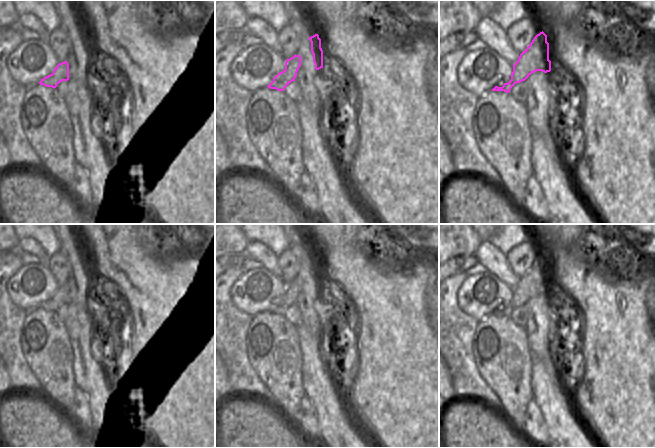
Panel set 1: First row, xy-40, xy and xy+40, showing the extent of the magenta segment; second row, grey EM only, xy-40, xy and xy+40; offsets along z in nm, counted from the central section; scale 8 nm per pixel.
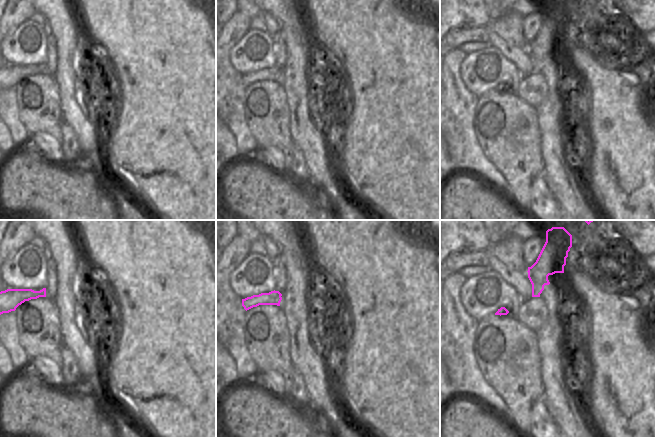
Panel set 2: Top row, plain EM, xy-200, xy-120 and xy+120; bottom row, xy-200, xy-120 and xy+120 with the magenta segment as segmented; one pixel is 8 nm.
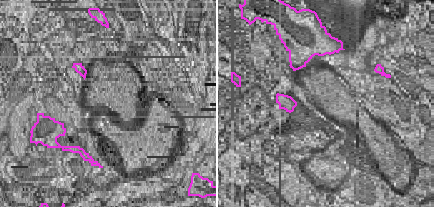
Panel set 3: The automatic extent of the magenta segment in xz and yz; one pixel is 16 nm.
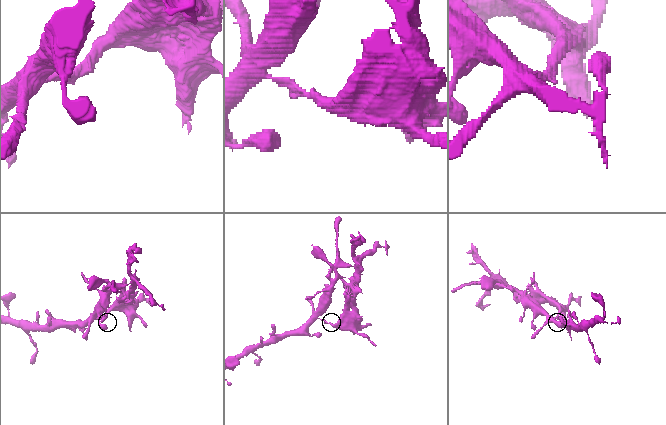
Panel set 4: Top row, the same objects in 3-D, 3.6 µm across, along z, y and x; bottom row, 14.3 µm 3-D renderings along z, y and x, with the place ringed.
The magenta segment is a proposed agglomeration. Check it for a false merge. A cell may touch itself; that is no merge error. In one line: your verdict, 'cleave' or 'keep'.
cleave

